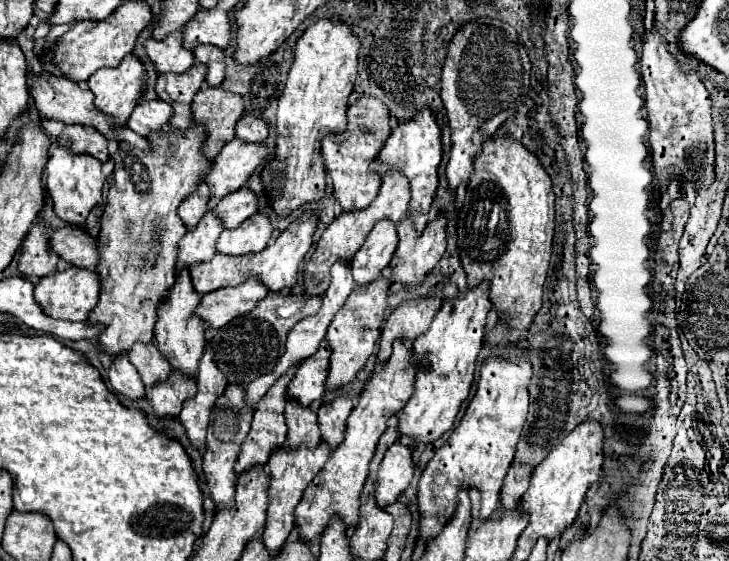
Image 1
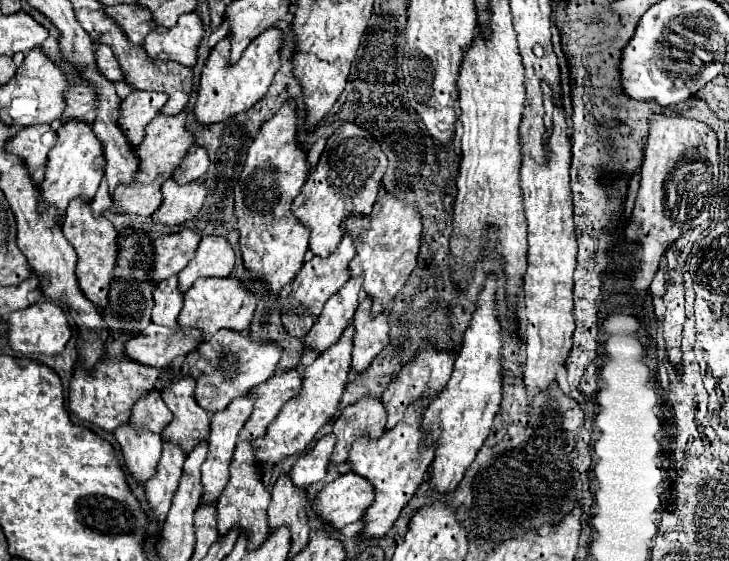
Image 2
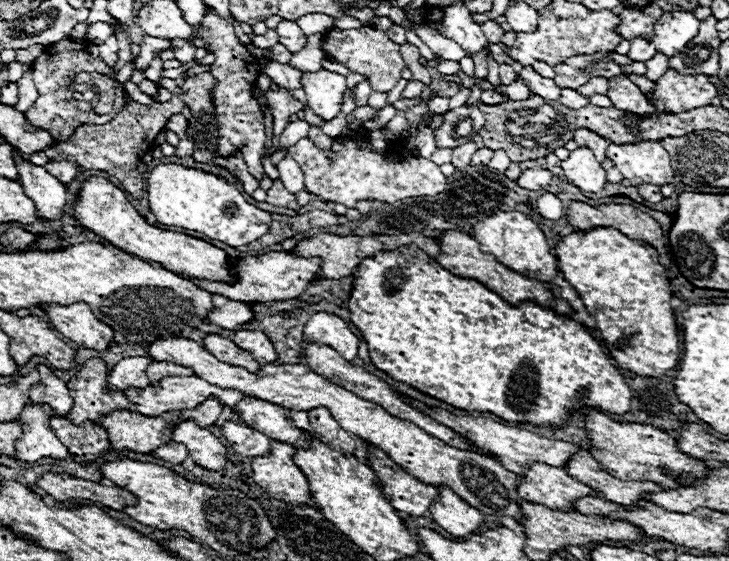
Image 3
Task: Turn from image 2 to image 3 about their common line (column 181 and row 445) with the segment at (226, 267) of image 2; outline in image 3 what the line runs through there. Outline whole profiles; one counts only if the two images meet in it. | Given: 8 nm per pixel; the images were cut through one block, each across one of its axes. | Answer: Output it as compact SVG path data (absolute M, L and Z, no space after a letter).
M272 440L272 452L268 456L258 456L252 460L254 480L276 500L294 506L310 506L310 484L304 472L294 464L294 454L296 450L290 444Z

